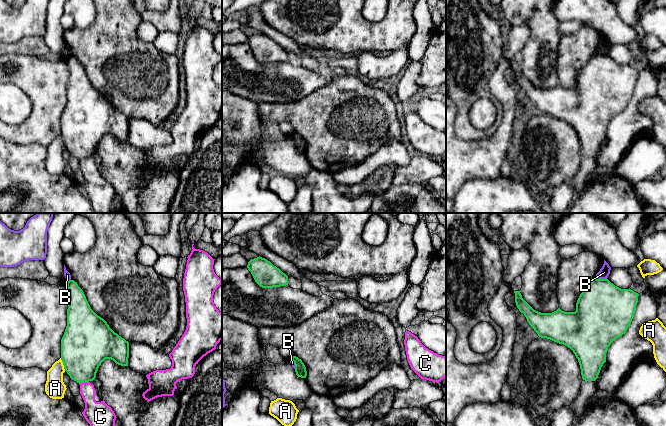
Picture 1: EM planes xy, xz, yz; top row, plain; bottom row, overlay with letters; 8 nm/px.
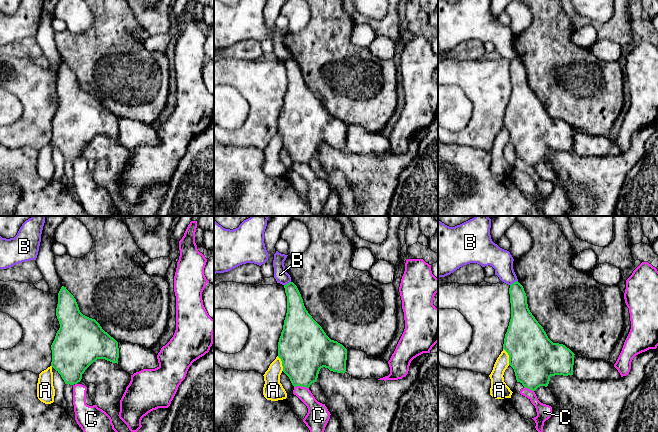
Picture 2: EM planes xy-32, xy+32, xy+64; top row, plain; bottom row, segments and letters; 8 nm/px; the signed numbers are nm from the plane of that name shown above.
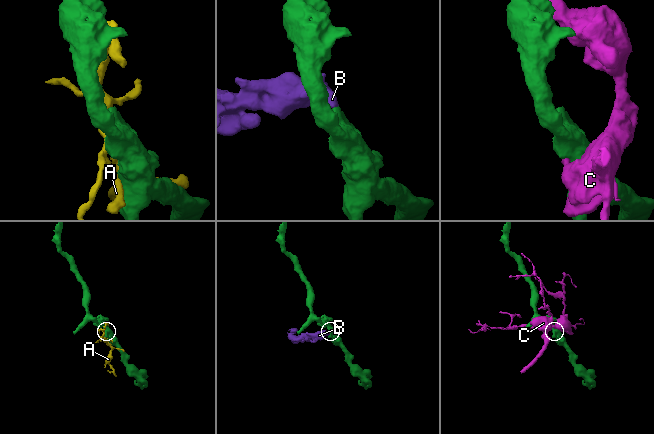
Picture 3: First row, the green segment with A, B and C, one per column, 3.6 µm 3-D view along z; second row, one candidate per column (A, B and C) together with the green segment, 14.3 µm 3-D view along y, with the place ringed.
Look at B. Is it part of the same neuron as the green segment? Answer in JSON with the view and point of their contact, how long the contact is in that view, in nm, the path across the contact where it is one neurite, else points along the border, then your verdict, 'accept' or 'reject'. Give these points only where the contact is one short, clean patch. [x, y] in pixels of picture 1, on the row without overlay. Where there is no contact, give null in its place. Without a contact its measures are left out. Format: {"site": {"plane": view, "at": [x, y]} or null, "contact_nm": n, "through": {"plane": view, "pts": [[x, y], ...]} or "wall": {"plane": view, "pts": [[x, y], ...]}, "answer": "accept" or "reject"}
{"site": {"plane": "yz", "at": [601, 55]}, "contact_nm": 90, "wall": {"plane": "yz", "pts": [[606, 53], [596, 55]]}, "answer": "reject"}

